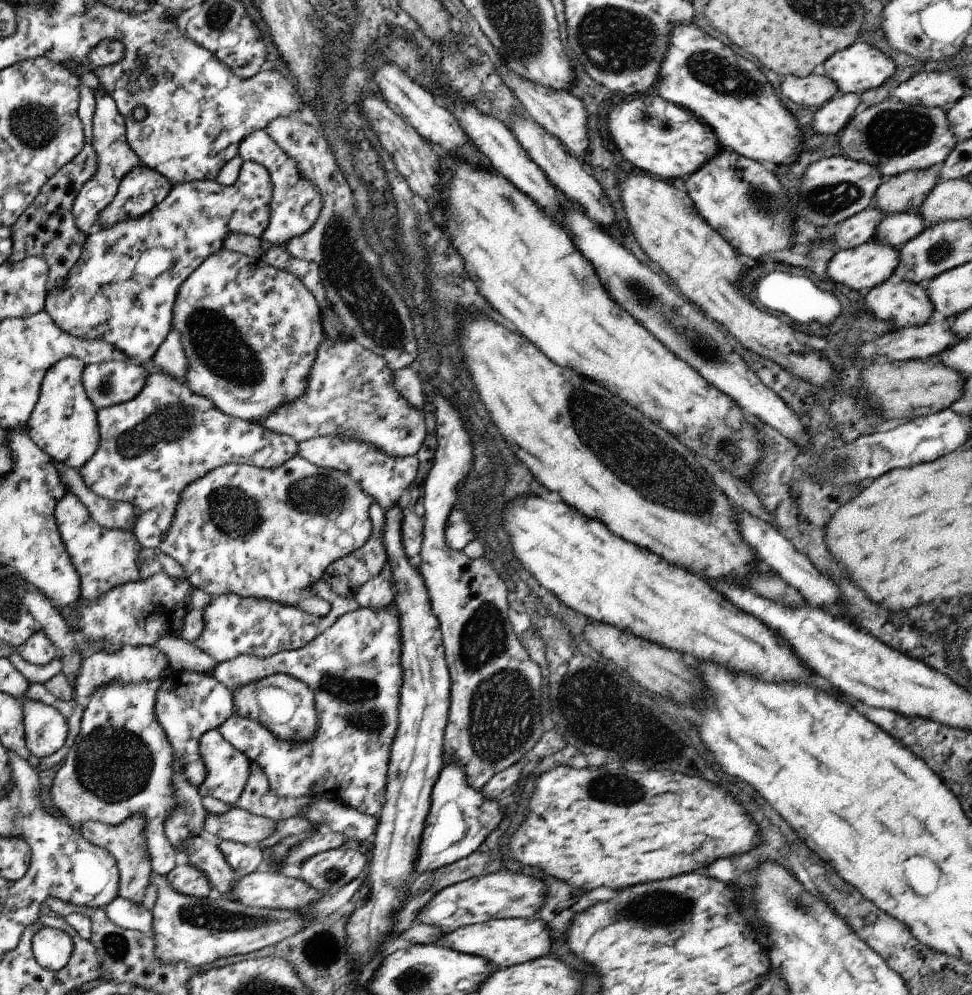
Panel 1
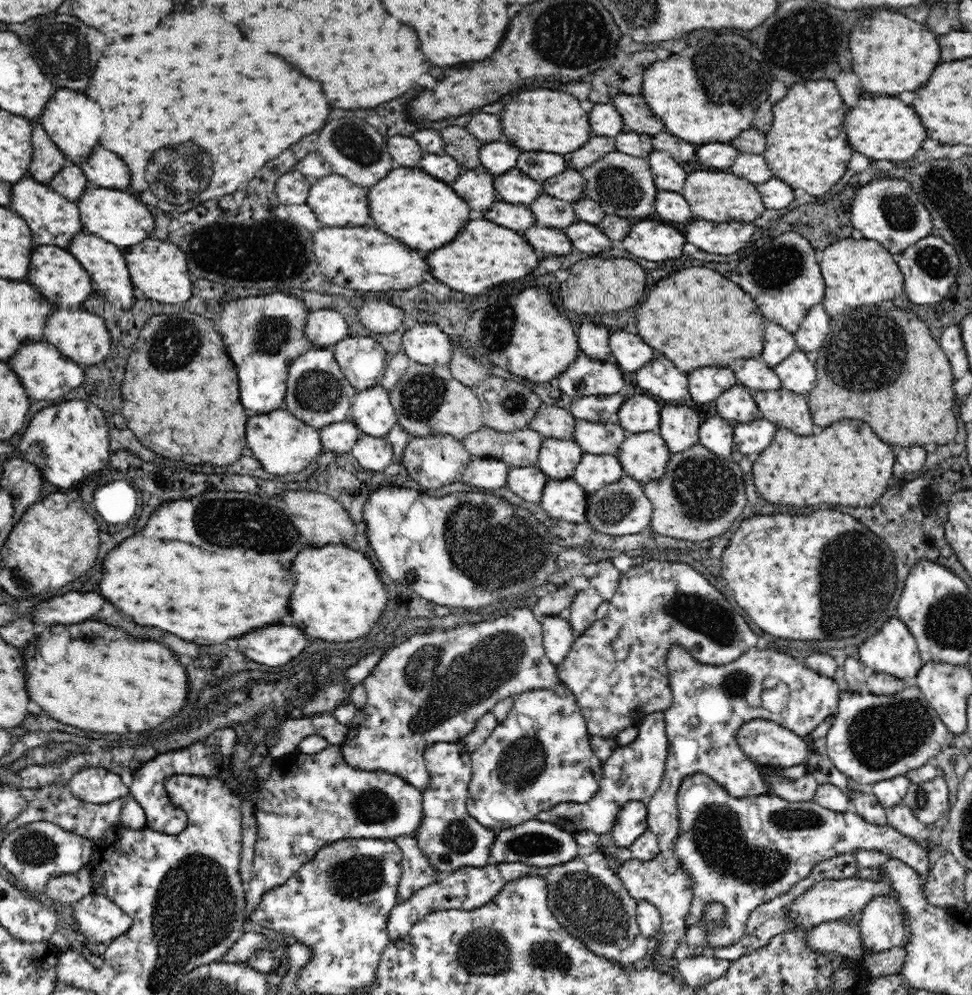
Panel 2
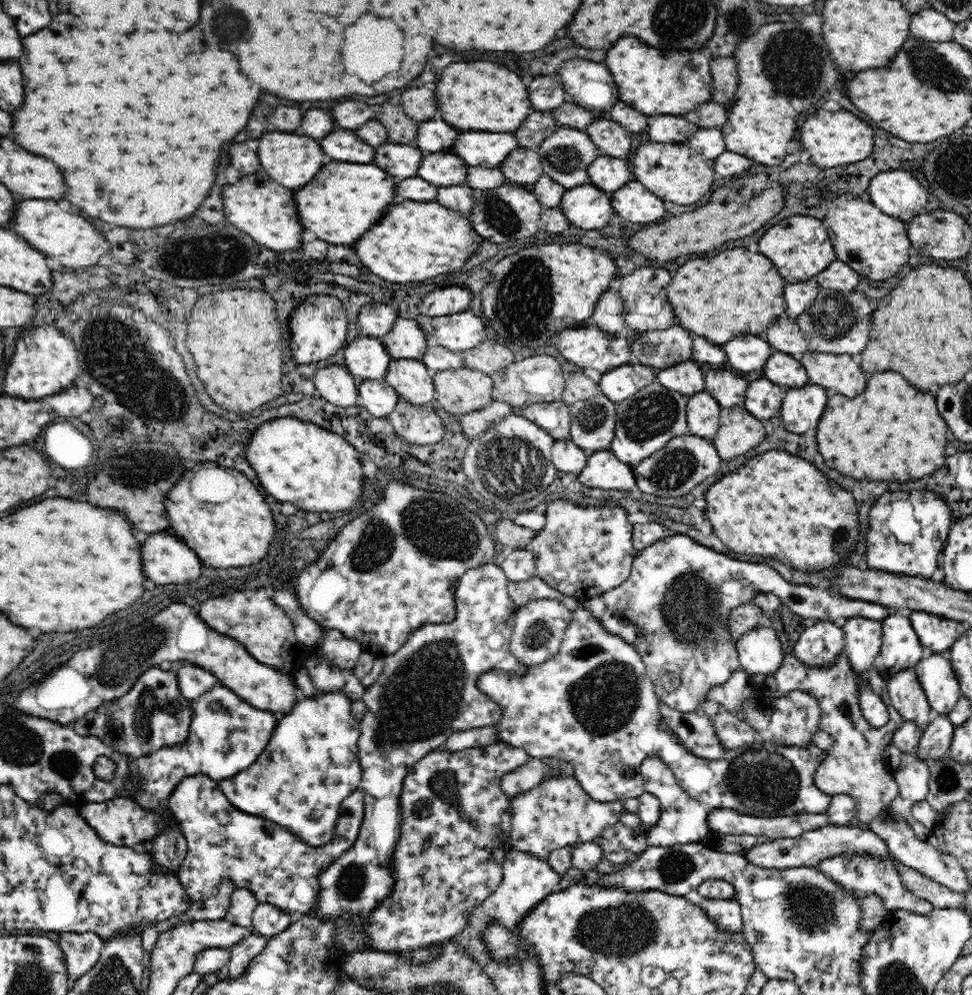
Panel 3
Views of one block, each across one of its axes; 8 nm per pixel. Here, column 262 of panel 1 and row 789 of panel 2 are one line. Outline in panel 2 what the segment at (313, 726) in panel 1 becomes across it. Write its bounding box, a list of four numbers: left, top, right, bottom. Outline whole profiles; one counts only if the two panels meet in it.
[673,773,928,946]

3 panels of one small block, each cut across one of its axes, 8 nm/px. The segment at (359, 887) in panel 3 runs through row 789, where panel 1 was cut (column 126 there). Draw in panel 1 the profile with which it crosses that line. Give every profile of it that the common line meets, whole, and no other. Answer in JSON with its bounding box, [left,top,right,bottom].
[82,360,149,409]

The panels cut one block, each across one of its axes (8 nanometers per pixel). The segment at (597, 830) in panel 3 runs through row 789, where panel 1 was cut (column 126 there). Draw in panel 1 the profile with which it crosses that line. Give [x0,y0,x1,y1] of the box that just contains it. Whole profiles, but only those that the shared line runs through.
[54,493,141,601]

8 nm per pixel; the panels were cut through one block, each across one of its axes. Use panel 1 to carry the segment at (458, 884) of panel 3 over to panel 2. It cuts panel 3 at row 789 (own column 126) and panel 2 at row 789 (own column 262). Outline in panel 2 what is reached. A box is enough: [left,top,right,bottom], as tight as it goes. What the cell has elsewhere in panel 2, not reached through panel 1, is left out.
[414,742,496,873]

